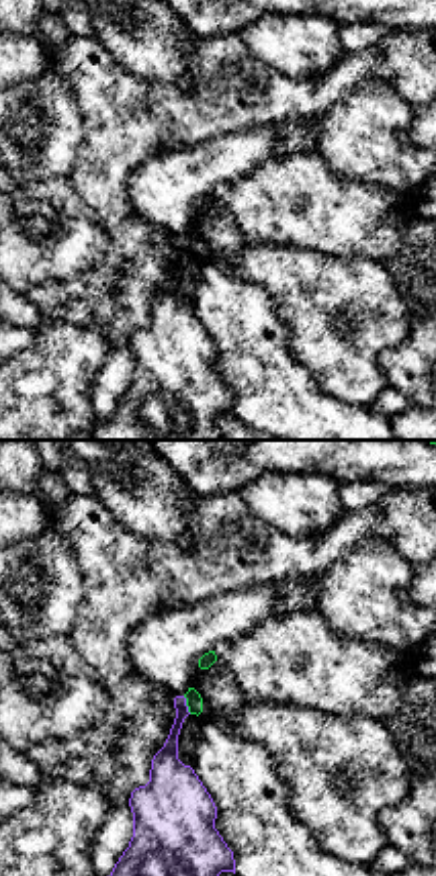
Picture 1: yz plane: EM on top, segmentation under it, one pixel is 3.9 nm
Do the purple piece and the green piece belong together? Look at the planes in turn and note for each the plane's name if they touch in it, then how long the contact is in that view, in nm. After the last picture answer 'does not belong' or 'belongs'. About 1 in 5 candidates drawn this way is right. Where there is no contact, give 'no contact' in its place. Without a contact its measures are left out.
contact in yz; length 80 nm

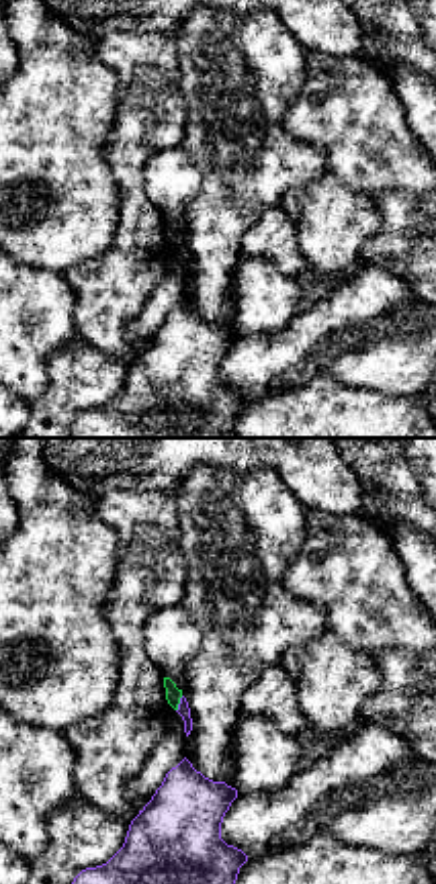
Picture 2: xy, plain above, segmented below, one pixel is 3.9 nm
contact in xy; length 70 nm

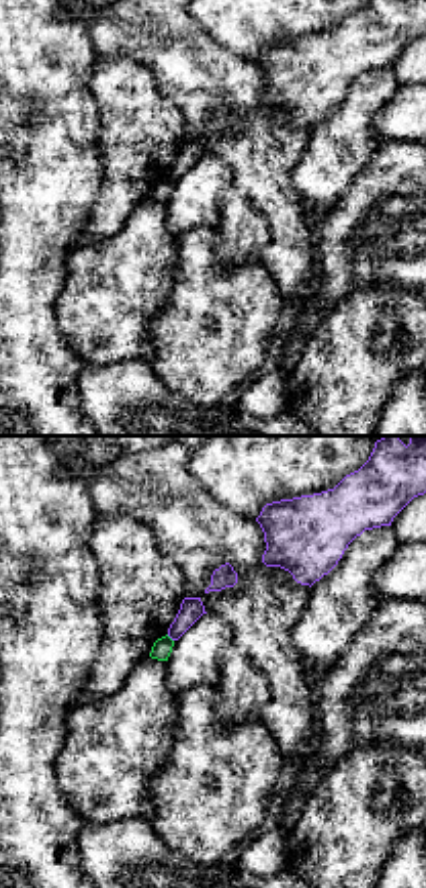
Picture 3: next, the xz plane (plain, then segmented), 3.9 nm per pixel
contact in xz; length 40 nm

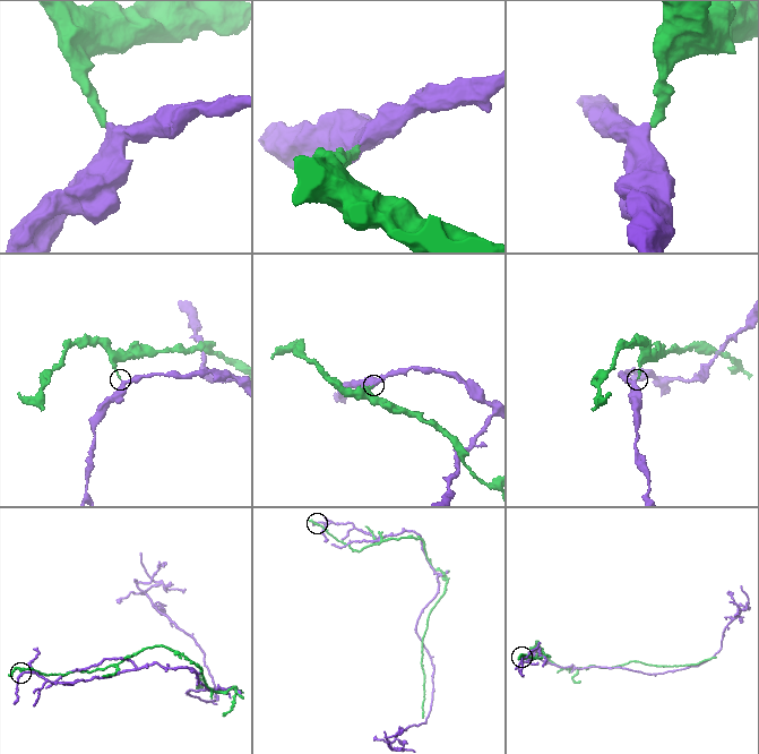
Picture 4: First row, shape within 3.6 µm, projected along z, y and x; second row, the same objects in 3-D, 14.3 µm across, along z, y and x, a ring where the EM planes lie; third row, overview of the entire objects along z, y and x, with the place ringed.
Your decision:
does not belong

